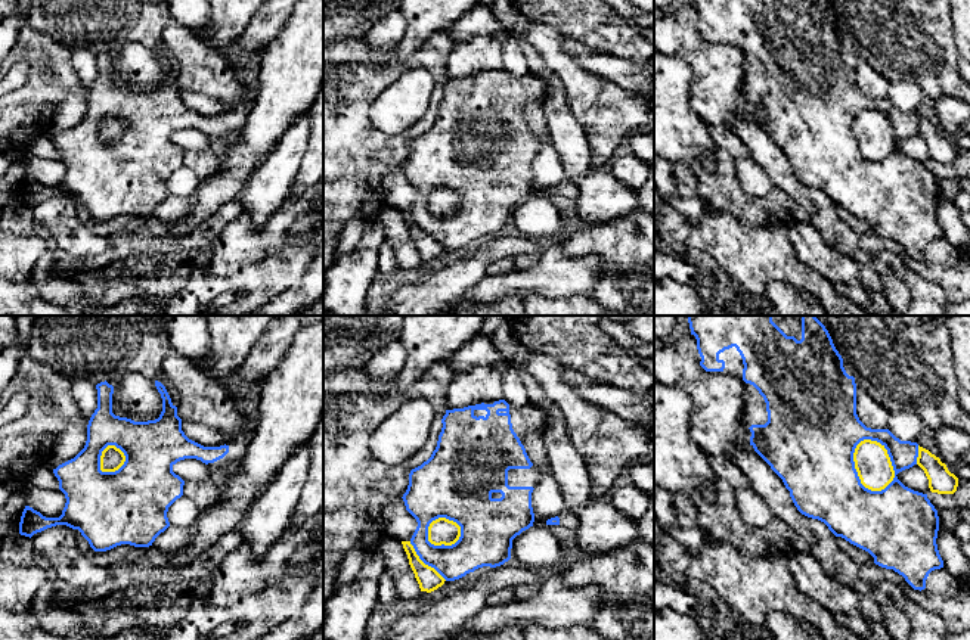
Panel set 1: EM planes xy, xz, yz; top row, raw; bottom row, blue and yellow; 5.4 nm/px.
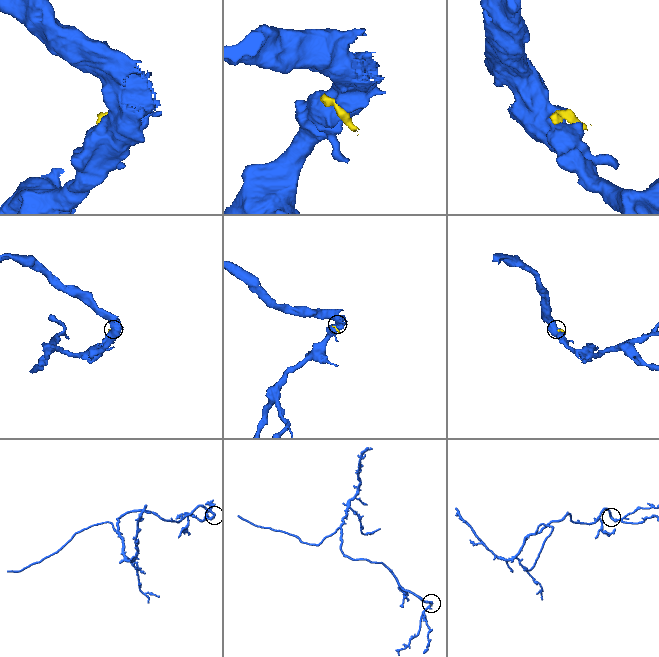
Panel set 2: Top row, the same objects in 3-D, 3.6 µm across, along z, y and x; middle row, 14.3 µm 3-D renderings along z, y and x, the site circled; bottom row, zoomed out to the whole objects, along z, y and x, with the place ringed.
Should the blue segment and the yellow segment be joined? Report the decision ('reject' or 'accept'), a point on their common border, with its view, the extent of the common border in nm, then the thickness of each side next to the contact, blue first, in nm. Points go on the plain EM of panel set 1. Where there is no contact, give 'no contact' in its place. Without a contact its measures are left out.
reject | yz (855, 140) | 300 nm | 440/190 nm

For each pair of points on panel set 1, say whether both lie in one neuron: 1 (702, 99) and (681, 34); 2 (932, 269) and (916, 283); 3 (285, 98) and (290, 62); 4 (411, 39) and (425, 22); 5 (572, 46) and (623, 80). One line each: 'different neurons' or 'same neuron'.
1: same neuron
2: different neurons
3: same neuron
4: same neuron
5: same neuron

